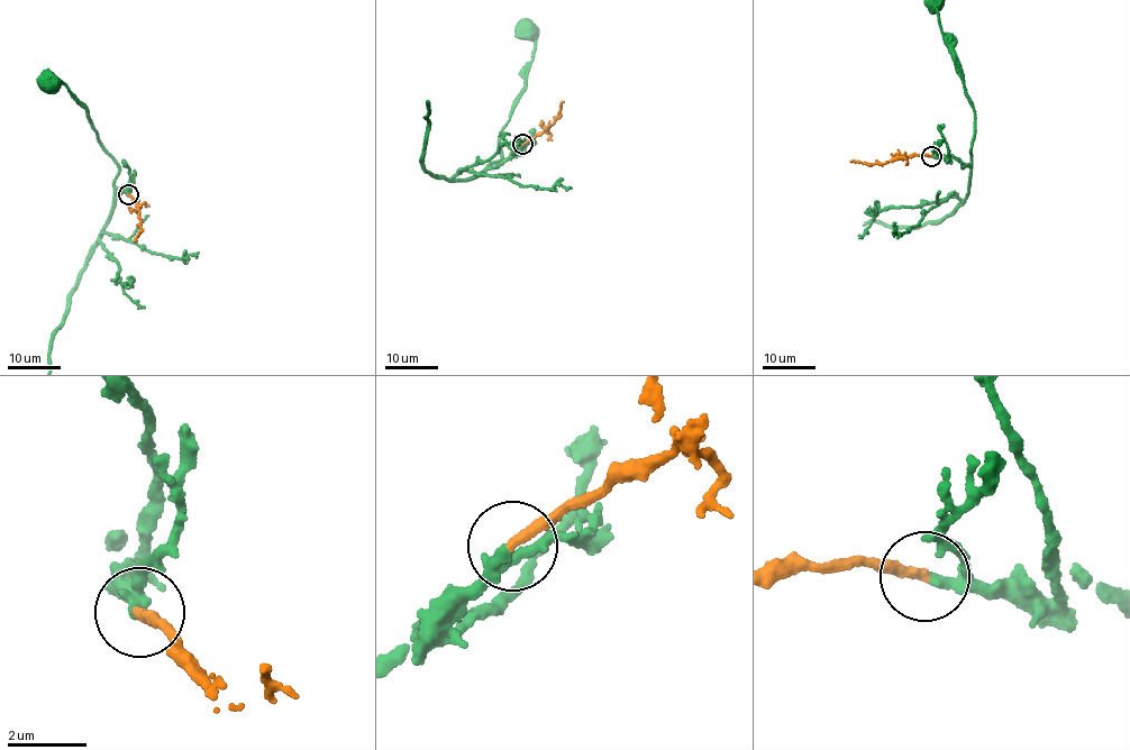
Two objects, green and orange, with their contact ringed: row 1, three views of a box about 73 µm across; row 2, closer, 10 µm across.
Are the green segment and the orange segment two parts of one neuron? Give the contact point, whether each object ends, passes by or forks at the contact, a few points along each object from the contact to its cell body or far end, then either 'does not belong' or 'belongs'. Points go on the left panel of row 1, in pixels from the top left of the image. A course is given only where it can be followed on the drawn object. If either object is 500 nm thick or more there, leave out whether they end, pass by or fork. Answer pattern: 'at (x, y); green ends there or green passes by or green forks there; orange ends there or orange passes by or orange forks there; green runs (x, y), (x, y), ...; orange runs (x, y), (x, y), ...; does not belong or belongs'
at (128, 194); green ends there; orange ends there; green runs (128, 194), (127, 186), (115, 185), (119, 165), (99, 139), (88, 107), (66, 87), (47, 82); orange runs (128, 194), (137, 207), (139, 220), (136, 240); belongs

